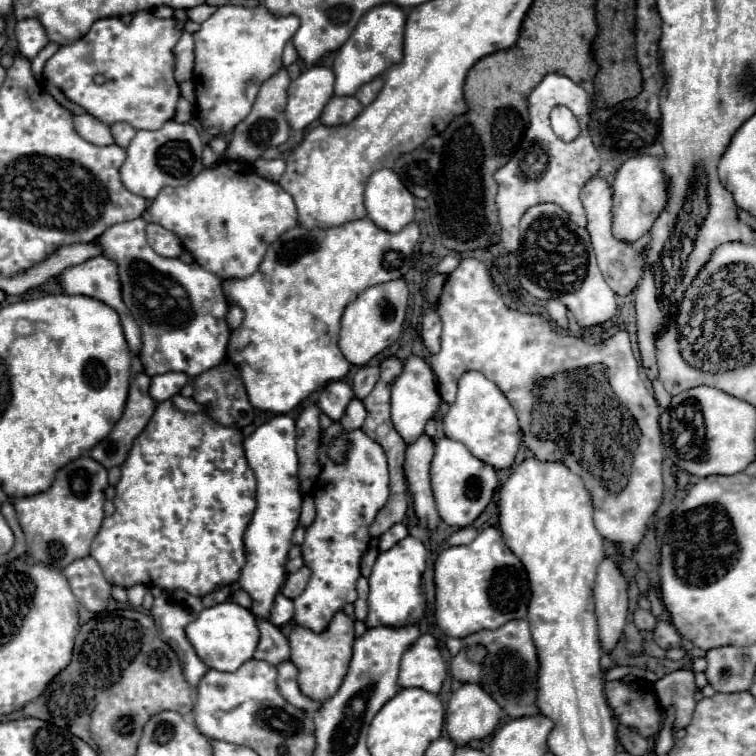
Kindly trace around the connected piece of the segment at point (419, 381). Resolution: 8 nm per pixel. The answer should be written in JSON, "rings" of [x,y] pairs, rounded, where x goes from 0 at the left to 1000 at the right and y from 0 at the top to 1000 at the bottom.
{"rings":[[[544,468],[536,476],[533,492],[525,497],[525,503],[520,505],[520,516],[517,516],[517,556],[520,556],[522,569],[536,579],[538,587],[549,585],[560,574],[562,561],[567,553],[575,550],[581,532],[583,532],[583,526],[578,521],[573,489],[567,487],[567,481],[560,474]]]}

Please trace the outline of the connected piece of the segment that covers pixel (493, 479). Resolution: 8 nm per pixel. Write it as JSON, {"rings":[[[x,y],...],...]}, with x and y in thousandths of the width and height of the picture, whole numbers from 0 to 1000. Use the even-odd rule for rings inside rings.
{"rings":[[[583,579],[575,587],[575,603],[570,611],[570,643],[573,643],[578,677],[589,693],[604,698],[620,696],[644,672],[657,640],[660,635],[655,619],[628,606],[610,585]]]}

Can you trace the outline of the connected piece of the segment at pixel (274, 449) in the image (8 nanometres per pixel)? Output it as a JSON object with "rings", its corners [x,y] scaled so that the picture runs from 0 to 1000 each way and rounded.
{"rings":[[[380,548],[364,550],[345,561],[321,585],[324,603],[340,632],[340,672],[324,701],[324,733],[327,743],[316,759],[316,775],[332,788],[332,810],[345,817],[356,817],[361,791],[369,786],[377,770],[377,738],[385,725],[388,701],[396,693],[398,651],[393,638],[393,601],[390,601],[390,556]]]}

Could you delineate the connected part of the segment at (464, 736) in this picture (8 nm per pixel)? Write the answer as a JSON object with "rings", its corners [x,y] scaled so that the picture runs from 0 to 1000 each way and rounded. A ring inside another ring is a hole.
{"rings":[[[612,905],[594,926],[589,963],[604,987],[644,976],[660,958],[660,931],[634,907]]]}

